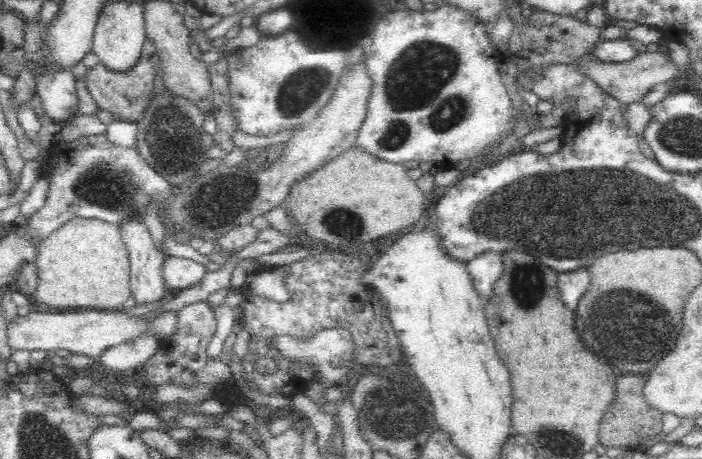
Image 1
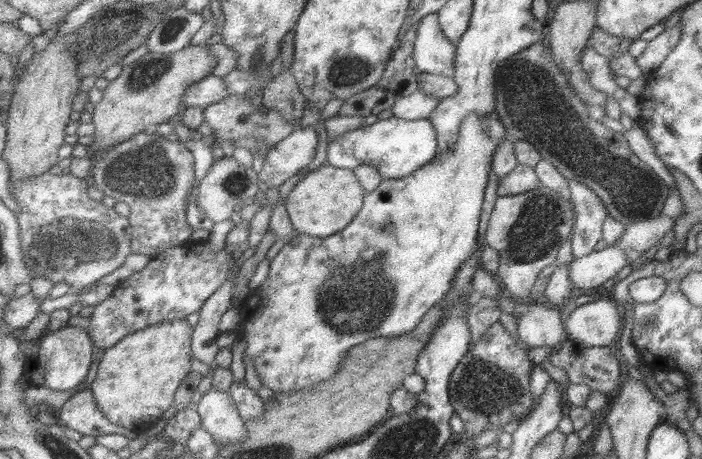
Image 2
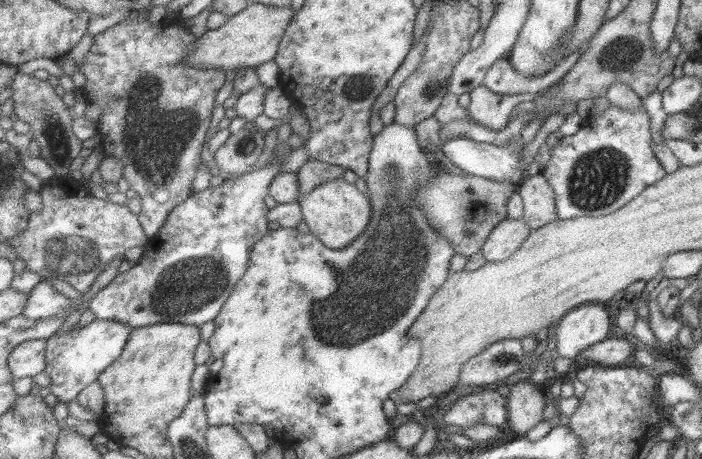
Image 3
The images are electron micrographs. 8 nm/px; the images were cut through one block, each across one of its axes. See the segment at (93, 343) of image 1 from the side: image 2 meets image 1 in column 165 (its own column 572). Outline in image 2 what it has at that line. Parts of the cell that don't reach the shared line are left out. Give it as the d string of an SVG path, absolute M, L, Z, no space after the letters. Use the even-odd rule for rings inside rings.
M607 293L595 301L577 305L564 324L571 338L590 347L607 347L621 332L618 306Z

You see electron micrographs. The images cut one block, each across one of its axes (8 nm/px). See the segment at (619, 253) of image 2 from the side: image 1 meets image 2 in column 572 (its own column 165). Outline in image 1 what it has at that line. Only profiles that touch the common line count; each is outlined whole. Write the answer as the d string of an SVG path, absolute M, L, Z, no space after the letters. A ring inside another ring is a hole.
M168 257L161 264L161 269L167 288L180 290L199 284L207 272L203 264L182 257Z

